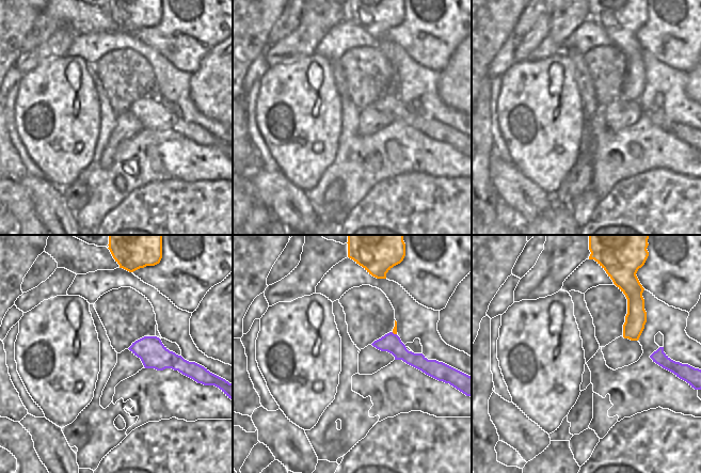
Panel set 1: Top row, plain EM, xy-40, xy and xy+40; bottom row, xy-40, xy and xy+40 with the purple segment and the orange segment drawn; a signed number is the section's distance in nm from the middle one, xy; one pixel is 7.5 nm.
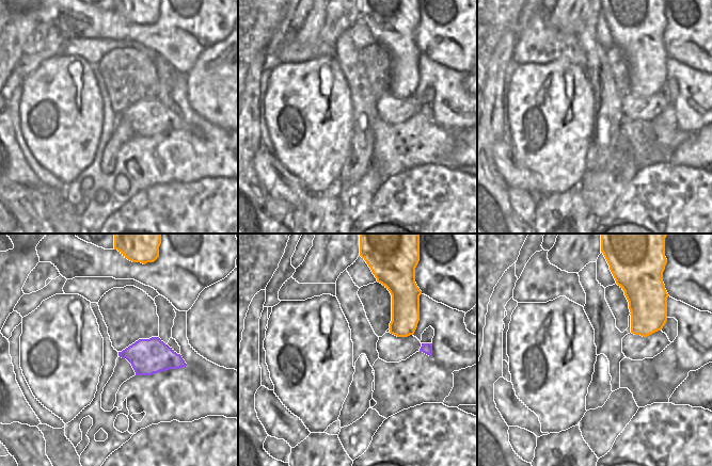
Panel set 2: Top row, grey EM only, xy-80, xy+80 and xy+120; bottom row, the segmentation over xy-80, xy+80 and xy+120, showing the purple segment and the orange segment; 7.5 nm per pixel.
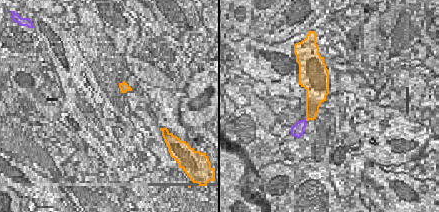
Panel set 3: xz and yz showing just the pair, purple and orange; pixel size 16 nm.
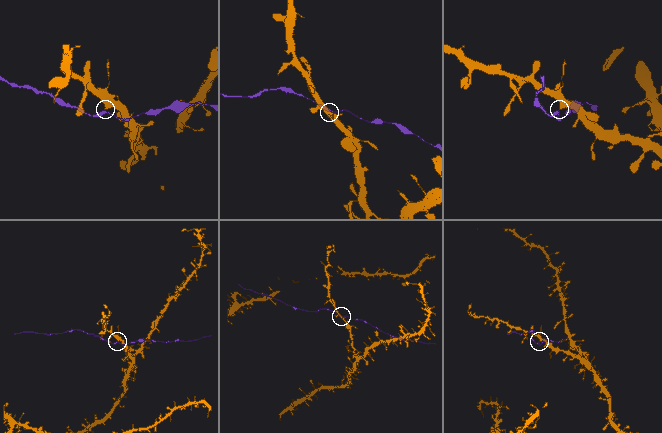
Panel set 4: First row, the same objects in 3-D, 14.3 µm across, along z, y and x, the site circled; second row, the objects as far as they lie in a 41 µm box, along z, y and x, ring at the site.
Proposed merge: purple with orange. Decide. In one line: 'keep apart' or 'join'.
keep apart

